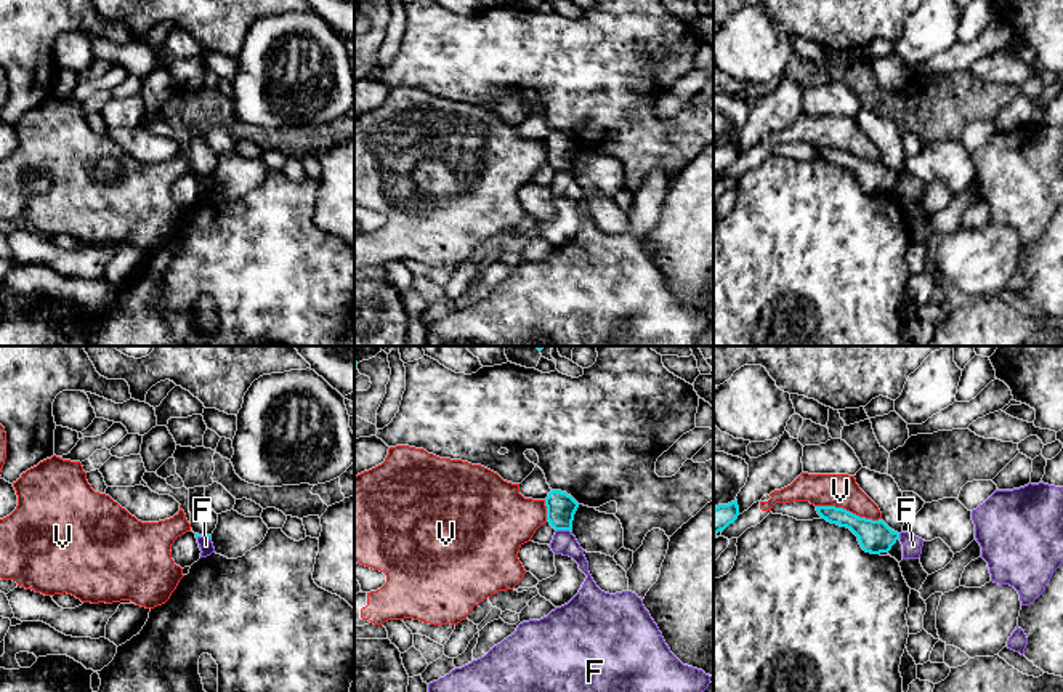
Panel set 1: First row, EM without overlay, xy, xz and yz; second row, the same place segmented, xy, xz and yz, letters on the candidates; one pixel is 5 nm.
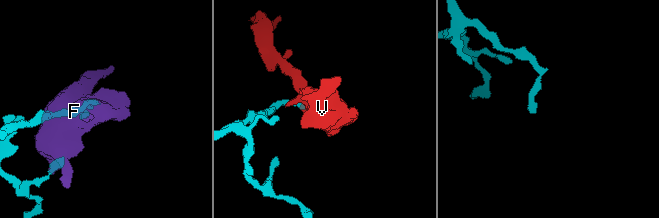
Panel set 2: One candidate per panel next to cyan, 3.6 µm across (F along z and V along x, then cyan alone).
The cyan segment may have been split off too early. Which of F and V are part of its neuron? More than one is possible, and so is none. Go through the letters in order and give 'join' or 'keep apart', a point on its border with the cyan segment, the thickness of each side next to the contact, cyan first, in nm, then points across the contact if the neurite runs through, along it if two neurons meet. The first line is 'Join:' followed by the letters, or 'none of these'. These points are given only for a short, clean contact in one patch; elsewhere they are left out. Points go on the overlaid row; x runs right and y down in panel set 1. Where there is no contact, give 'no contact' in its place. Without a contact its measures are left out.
Join: none of these
F: keep apart | xz (563, 529) | 140/120 nm | along xz (557, 529), (569, 532)
V: keep apart | yz (848, 511) | 170/170 nm

